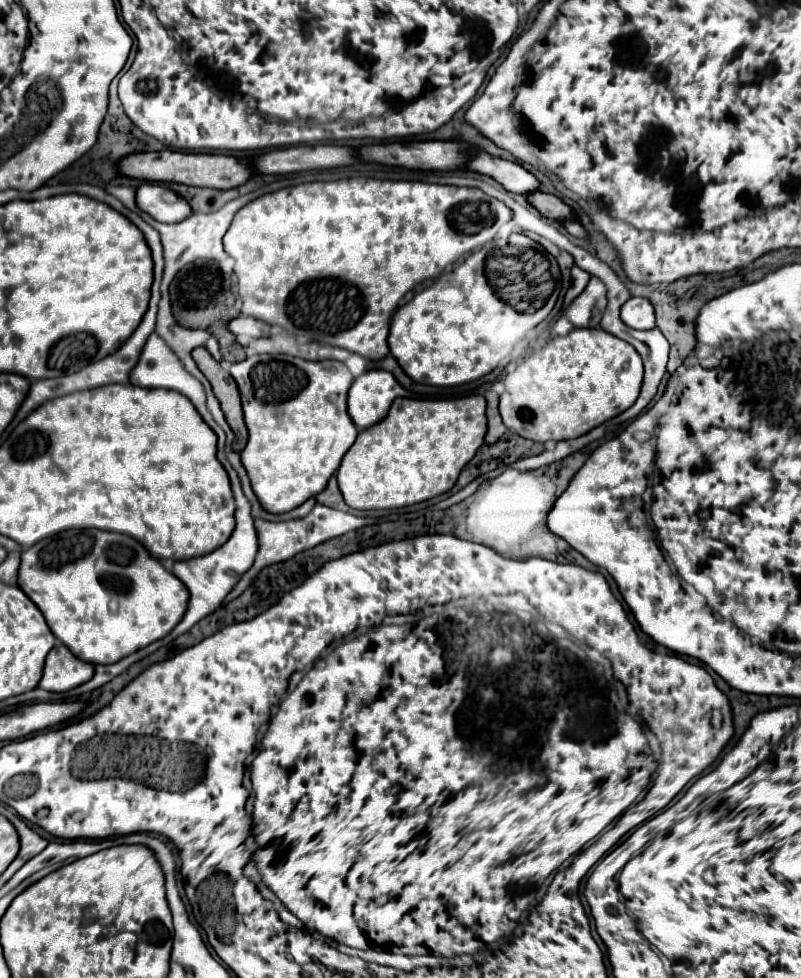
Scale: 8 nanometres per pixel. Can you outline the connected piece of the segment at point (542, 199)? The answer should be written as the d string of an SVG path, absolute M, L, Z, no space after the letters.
M527 192L525 194L527 202L537 208L537 212L549 220L567 220L567 218L573 218L571 214L571 208L561 202L561 198L553 196L553 194L547 194L547 192Z

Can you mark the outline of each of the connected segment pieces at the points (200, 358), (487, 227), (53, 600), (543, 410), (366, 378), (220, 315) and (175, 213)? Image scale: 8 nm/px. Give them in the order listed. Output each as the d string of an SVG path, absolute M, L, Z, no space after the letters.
M195 348L193 360L197 368L205 374L205 378L211 382L213 392L221 404L221 410L225 414L225 420L229 422L235 440L233 440L233 450L241 452L247 444L247 428L243 422L243 410L241 410L241 400L239 400L239 390L235 380L231 380L229 372L221 368L219 362L215 362L205 348Z
M343 178L335 182L307 182L299 186L289 186L289 188L281 188L277 192L255 198L235 214L223 238L223 246L225 246L225 252L235 260L233 272L239 280L239 296L243 300L241 314L253 316L271 326L281 326L291 336L305 336L311 342L337 346L337 348L361 354L367 360L383 360L389 354L387 334L389 334L391 312L397 308L399 300L417 284L429 278L437 278L449 264L457 262L457 258L461 258L463 254L469 254L471 250L489 242L497 234L501 224L509 220L511 220L511 210L503 202L487 196L477 188L459 188L459 186L441 186L441 184L405 182L405 180L395 182L395 180L375 180L375 178Z
M95 528L65 530L27 548L21 554L17 584L37 604L55 638L71 648L79 660L91 664L115 664L151 642L161 640L171 628L175 628L175 624L179 624L189 600L183 582L167 572L137 540Z
M575 328L565 336L549 340L541 350L505 376L505 392L499 402L501 418L509 430L515 430L527 440L573 440L631 408L639 396L641 378L643 364L631 344L603 332L601 328Z
M369 370L353 380L349 388L349 416L359 430L383 420L395 398L411 396L387 370Z
M197 260L197 262L181 268L169 286L169 294L171 294L173 316L181 326L199 328L199 330L207 330L209 334L213 334L221 346L221 356L225 362L233 364L233 362L241 362L247 358L245 348L241 344L237 344L237 340L227 332L227 324L229 324L229 320L233 320L237 316L237 310L233 306L235 296L233 296L231 288L225 286L225 278L223 278L217 262Z
M145 182L137 188L137 206L157 222L179 222L191 214L185 200L161 184Z

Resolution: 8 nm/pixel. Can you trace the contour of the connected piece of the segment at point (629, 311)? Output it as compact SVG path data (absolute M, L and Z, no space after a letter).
M629 298L621 308L621 320L633 330L655 328L655 312L651 308L651 302L643 298Z

